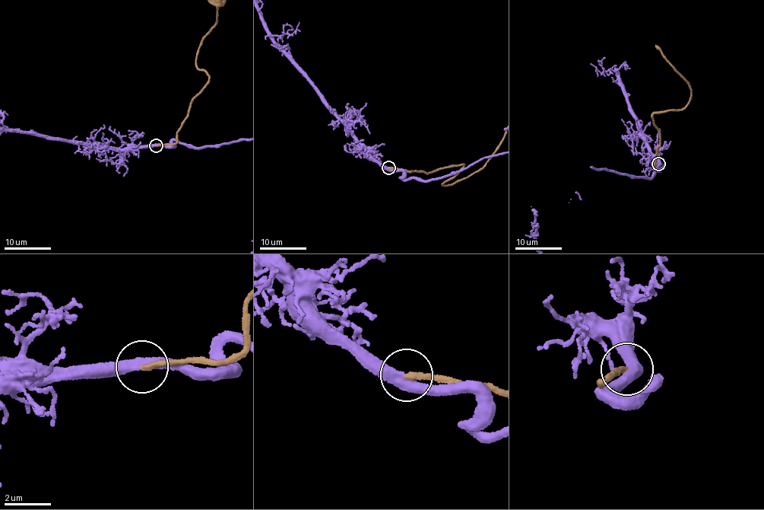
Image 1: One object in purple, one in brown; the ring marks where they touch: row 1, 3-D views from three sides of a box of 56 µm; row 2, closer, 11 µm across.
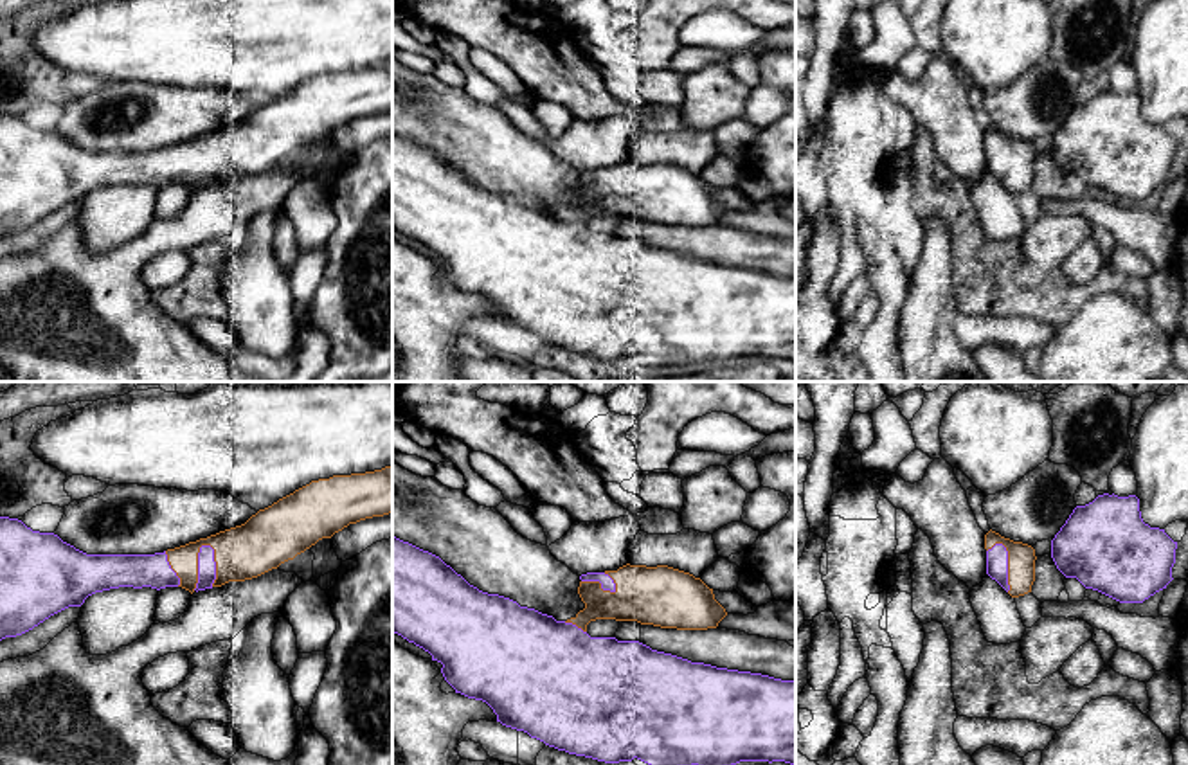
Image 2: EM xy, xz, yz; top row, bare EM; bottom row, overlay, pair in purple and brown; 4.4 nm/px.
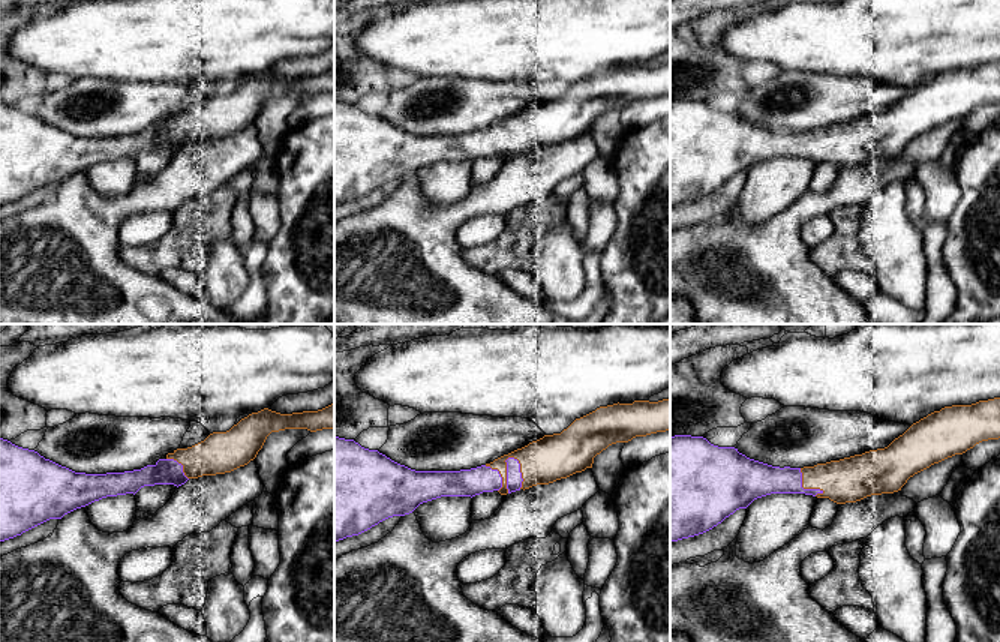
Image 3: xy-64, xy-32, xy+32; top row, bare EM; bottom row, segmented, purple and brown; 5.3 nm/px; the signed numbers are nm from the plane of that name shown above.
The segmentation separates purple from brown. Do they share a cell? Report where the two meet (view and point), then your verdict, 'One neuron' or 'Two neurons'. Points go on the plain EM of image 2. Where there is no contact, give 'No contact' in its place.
Touches purple at xy (198, 161). One neuron

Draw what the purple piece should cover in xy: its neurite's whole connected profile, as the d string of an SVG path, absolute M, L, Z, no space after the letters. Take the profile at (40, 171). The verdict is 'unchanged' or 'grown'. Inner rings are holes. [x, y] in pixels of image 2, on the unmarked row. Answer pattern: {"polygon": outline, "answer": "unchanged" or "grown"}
{"polygon": "M392 61L382 67L311 77L245 121L155 151L86 151L54 130L0 113L0 238L22 232L50 212L81 203L95 189L119 184L182 184L191 191L229 178L257 175L293 157L349 121L392 110Z", "answer": "grown"}

